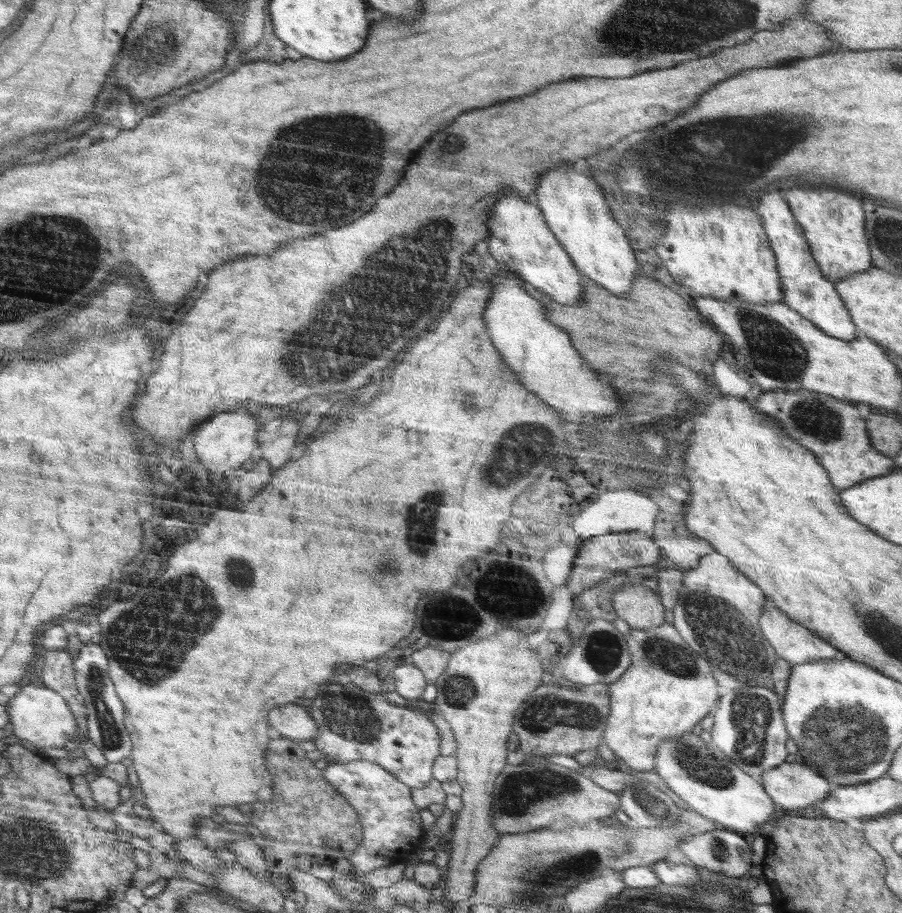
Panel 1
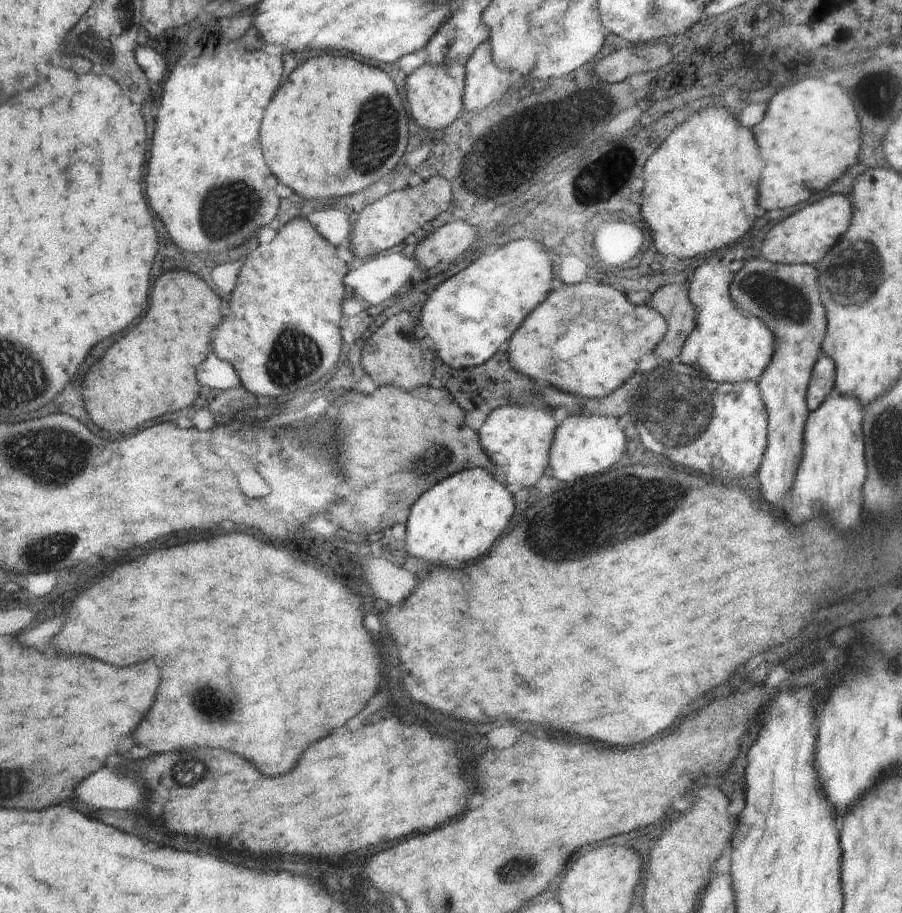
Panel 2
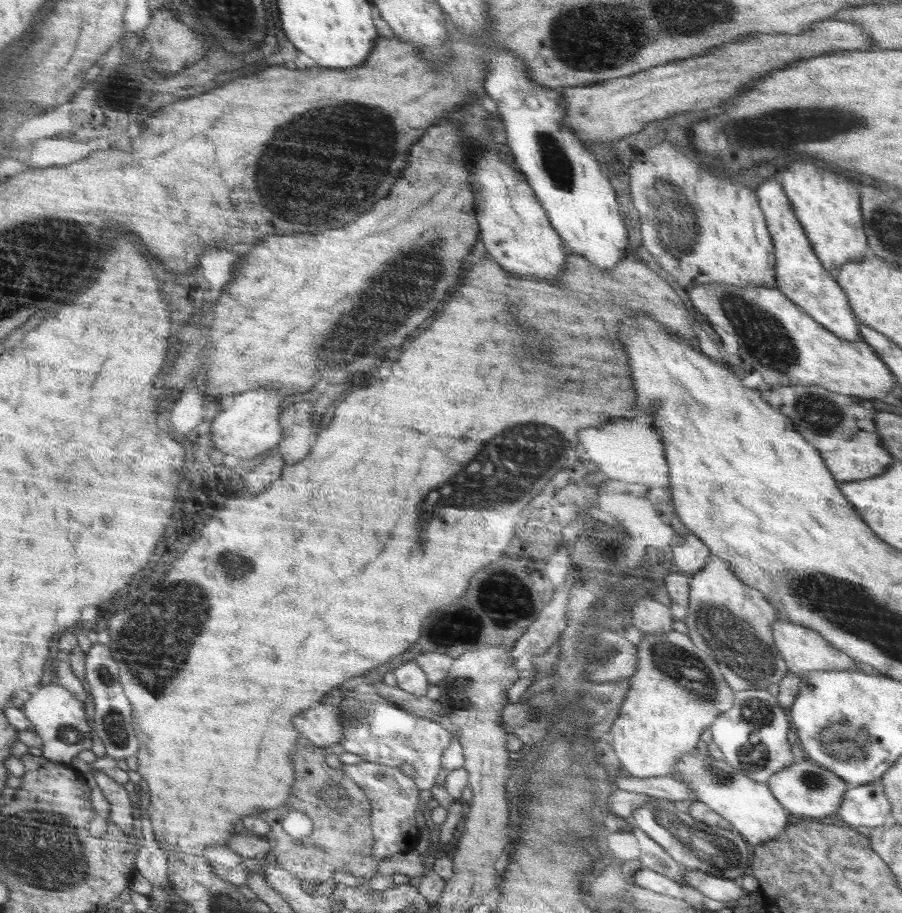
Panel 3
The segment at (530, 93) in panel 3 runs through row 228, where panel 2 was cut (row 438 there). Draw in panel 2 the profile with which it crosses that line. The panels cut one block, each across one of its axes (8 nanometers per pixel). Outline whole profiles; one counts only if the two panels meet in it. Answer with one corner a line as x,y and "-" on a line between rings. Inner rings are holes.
572,415
556,429
549,452
550,480
572,482
608,470
626,454
626,435
618,427
616,417
604,415

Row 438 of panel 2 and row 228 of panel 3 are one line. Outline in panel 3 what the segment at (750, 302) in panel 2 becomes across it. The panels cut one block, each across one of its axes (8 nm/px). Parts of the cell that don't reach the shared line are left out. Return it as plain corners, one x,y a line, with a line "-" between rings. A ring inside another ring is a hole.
770,177
760,184
755,194
759,198
759,207
764,213
767,229
772,237
775,252
776,288
838,338
850,342
864,341
858,335
859,324
855,314
851,311
846,293
832,279
832,275
822,266
820,259
816,256
812,243
797,219
792,203
784,193
780,181

